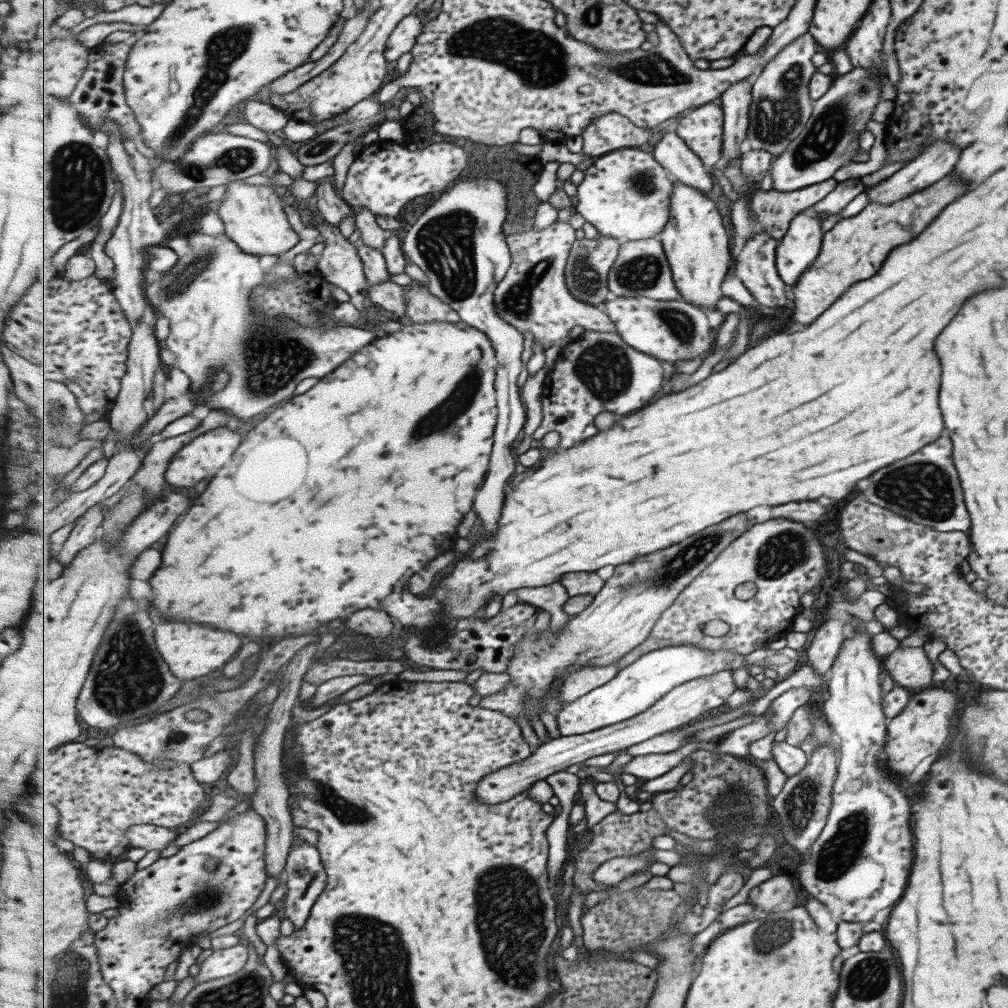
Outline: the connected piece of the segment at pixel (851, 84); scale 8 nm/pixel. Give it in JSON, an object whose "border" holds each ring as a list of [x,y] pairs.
{"border":[[[881,51],[879,56],[881,68],[871,64],[869,68],[851,68],[844,75],[833,74],[832,83],[813,104],[813,112],[809,122],[799,137],[787,147],[787,150],[775,157],[771,170],[773,188],[779,192],[793,192],[805,186],[811,186],[831,178],[833,172],[843,165],[849,164],[851,158],[859,150],[861,132],[866,130],[867,120],[871,119],[875,105],[881,100],[881,77],[886,76],[885,61],[887,58]]]}

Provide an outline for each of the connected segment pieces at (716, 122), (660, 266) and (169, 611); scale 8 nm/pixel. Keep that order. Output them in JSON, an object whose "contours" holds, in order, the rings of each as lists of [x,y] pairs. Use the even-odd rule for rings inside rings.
{"contours":[[[[714,103],[689,111],[675,131],[708,168],[719,165],[724,148],[724,109]]],[[[655,238],[623,241],[621,243],[620,254],[612,266],[608,286],[612,297],[625,299],[646,297],[652,300],[665,301],[682,300],[682,295],[673,279],[664,244]]],[[[463,320],[451,323],[410,322],[403,325],[400,332],[375,339],[369,346],[349,357],[337,372],[333,372],[333,376],[325,376],[325,380],[321,380],[309,392],[295,396],[291,402],[287,402],[281,408],[281,412],[277,408],[267,420],[263,420],[263,426],[259,424],[247,434],[247,438],[243,440],[241,448],[235,452],[235,458],[231,462],[233,472],[225,472],[225,476],[219,476],[221,480],[227,478],[225,484],[221,480],[219,482],[215,480],[215,492],[211,492],[211,484],[209,484],[205,494],[199,498],[199,506],[195,502],[195,506],[185,516],[183,524],[179,524],[169,534],[169,542],[163,552],[165,562],[157,570],[155,578],[151,580],[153,592],[157,594],[153,604],[157,604],[157,608],[163,610],[161,612],[163,616],[169,616],[173,621],[205,623],[245,636],[249,632],[249,636],[281,636],[282,638],[289,634],[305,635],[309,630],[319,628],[321,624],[327,624],[337,618],[345,618],[351,612],[357,612],[361,608],[369,608],[369,606],[377,608],[379,600],[389,596],[393,590],[401,590],[405,582],[415,572],[419,572],[427,562],[435,560],[439,554],[445,554],[445,550],[455,546],[459,538],[455,534],[457,526],[461,524],[465,514],[473,510],[475,496],[479,494],[477,488],[483,486],[490,467],[495,424],[498,421],[496,378],[497,351],[493,341],[489,339],[488,334],[466,324]],[[339,530],[343,530],[341,540],[347,534],[355,542],[363,540],[365,544],[369,544],[365,546],[367,554],[339,554]],[[221,576],[253,576],[253,578],[221,578]]]]}

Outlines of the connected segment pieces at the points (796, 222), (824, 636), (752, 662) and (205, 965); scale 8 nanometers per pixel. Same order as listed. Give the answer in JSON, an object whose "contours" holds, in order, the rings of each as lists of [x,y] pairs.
{"contours":[[[[802,211],[792,220],[776,252],[777,269],[789,286],[796,286],[801,274],[819,254],[822,234],[821,220],[815,213]]],[[[827,618],[815,632],[811,643],[805,650],[807,664],[817,676],[826,676],[841,650],[841,641],[845,639],[844,623],[838,619]]],[[[789,647],[779,650],[758,648],[755,652],[747,655],[745,664],[749,664],[749,666],[763,665],[771,668],[778,674],[778,680],[783,680],[795,674],[800,668],[801,651]]],[[[239,943],[233,948],[223,948],[211,953],[199,966],[200,972],[193,977],[197,983],[217,980],[239,972],[249,960],[249,948]]]]}

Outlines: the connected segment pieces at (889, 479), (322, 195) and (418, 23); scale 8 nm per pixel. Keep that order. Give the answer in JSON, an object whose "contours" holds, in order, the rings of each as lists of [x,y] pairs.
{"contours":[[[[945,436],[926,444],[907,458],[903,458],[899,462],[893,462],[893,464],[885,466],[885,468],[873,472],[873,476],[863,480],[861,484],[865,488],[859,488],[859,490],[863,492],[865,500],[869,501],[869,503],[904,516],[915,524],[929,526],[936,532],[967,532],[969,528],[970,518],[965,512],[959,480],[957,480],[957,474],[955,474],[953,464],[951,464],[951,440],[945,438]]],[[[323,182],[314,192],[317,196],[316,212],[325,222],[339,226],[347,216],[356,216],[355,208],[345,201],[334,184]]],[[[411,13],[397,25],[385,49],[384,56],[389,63],[395,62],[405,52],[411,52],[413,45],[417,43],[417,37],[423,31],[425,21],[422,13]]]]}

